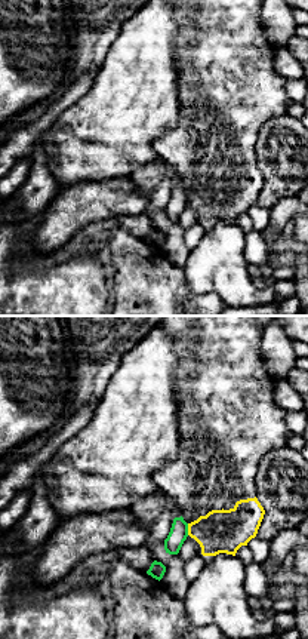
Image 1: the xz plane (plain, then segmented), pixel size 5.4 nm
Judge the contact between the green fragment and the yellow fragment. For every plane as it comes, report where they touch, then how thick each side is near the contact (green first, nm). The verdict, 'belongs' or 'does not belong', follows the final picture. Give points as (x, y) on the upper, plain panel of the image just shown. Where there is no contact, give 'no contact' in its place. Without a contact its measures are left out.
contact (187, 197); calibres 100 and 240 nm

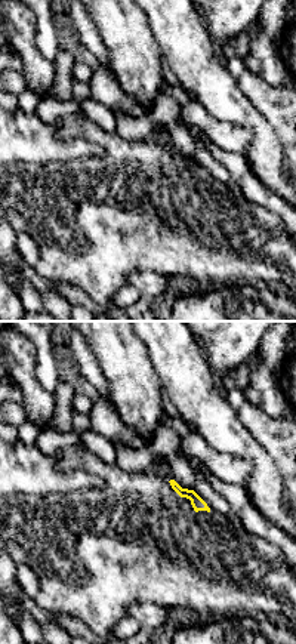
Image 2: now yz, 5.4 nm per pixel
no contact

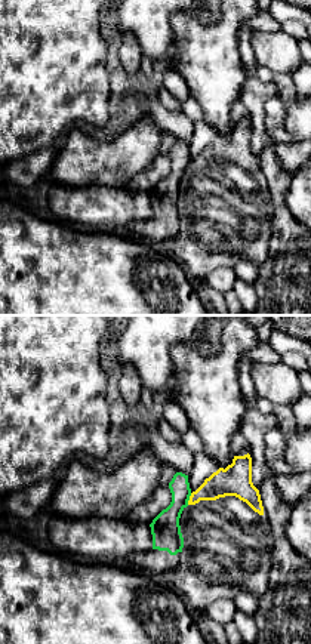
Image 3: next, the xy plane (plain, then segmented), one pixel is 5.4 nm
contact (188, 168); calibres 160 and 160 nm

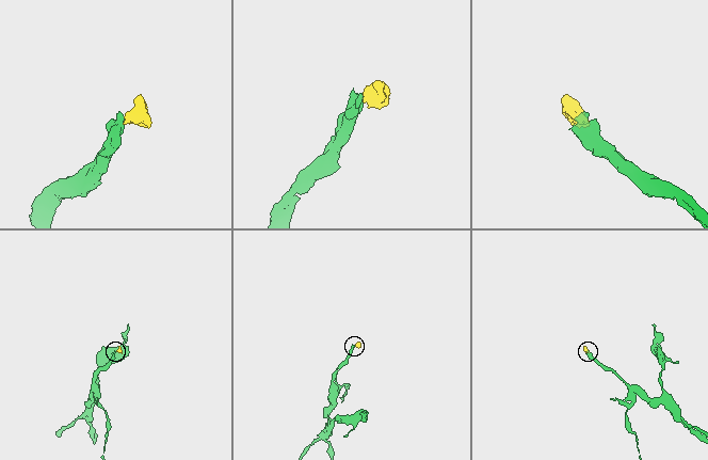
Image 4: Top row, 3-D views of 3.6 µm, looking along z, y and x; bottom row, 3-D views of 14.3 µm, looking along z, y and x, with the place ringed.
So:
does not belong

